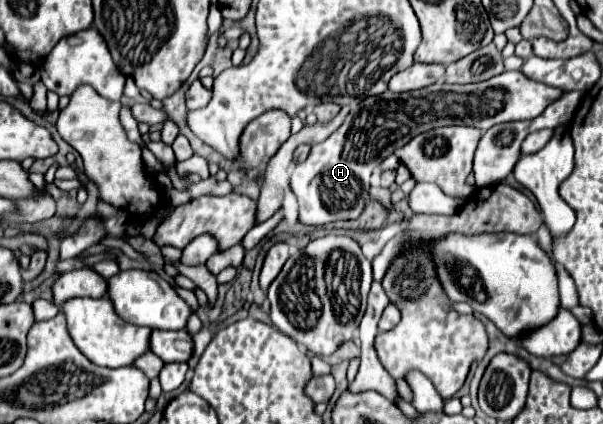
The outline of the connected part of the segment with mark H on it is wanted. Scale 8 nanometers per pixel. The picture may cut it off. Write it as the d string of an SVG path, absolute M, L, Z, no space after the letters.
M504 71L490 81L474 85L446 83L430 85L414 93L386 91L378 97L366 97L350 109L344 123L326 141L312 145L304 163L296 165L292 191L298 199L300 223L322 227L334 221L358 219L366 205L374 167L418 133L444 125L470 125L488 131L498 123L534 119L562 93L562 89L528 79L520 71Z

